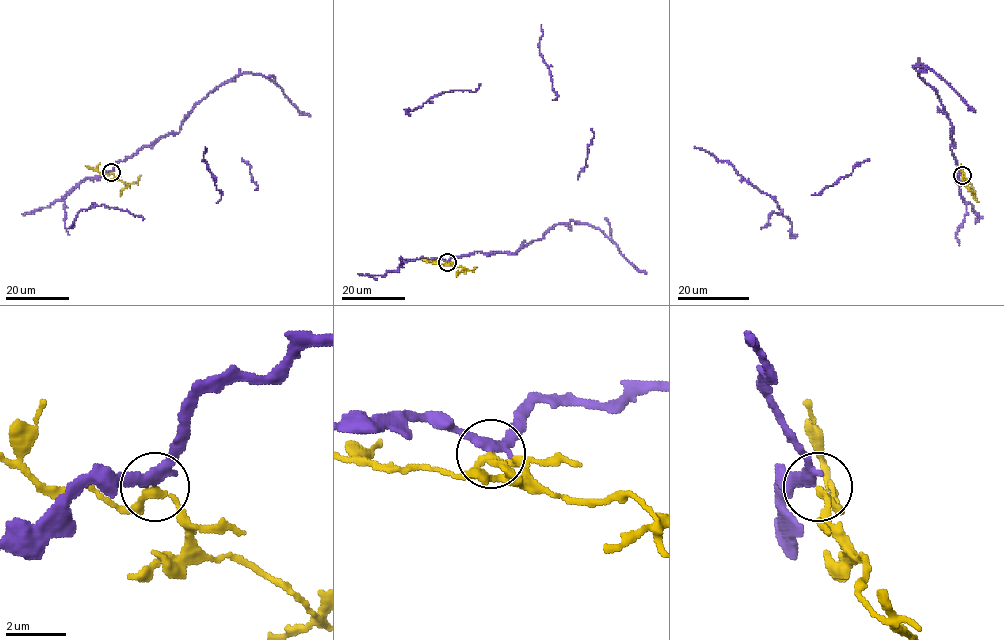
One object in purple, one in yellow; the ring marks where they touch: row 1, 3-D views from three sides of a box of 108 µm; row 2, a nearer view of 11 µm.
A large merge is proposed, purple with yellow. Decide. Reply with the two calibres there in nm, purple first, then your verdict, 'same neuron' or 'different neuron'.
300 nm thick on the purple side, 180 nm on the other; different neuron

